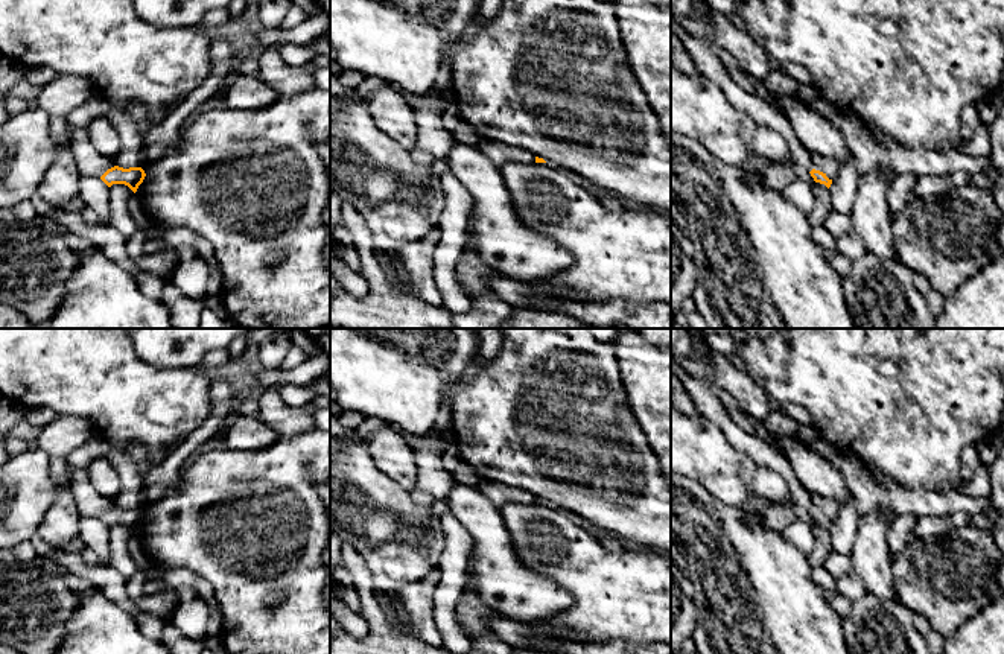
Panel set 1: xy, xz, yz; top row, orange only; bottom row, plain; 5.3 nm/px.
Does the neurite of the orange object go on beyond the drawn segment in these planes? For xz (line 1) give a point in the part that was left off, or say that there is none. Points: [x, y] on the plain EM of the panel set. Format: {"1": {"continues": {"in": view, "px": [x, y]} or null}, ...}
{"1": {"continues": null}}

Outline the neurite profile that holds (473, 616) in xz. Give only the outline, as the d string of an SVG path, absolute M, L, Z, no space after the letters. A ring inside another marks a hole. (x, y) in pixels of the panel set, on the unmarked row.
M465 586L455 608L455 617L461 630L472 639L490 634L493 633L490 622L494 616L496 613L481 599L476 589Z

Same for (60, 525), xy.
M64 458L50 459L50 476L56 488L56 496L37 534L50 548L61 551L67 543L79 537L81 516L75 503L71 478Z

